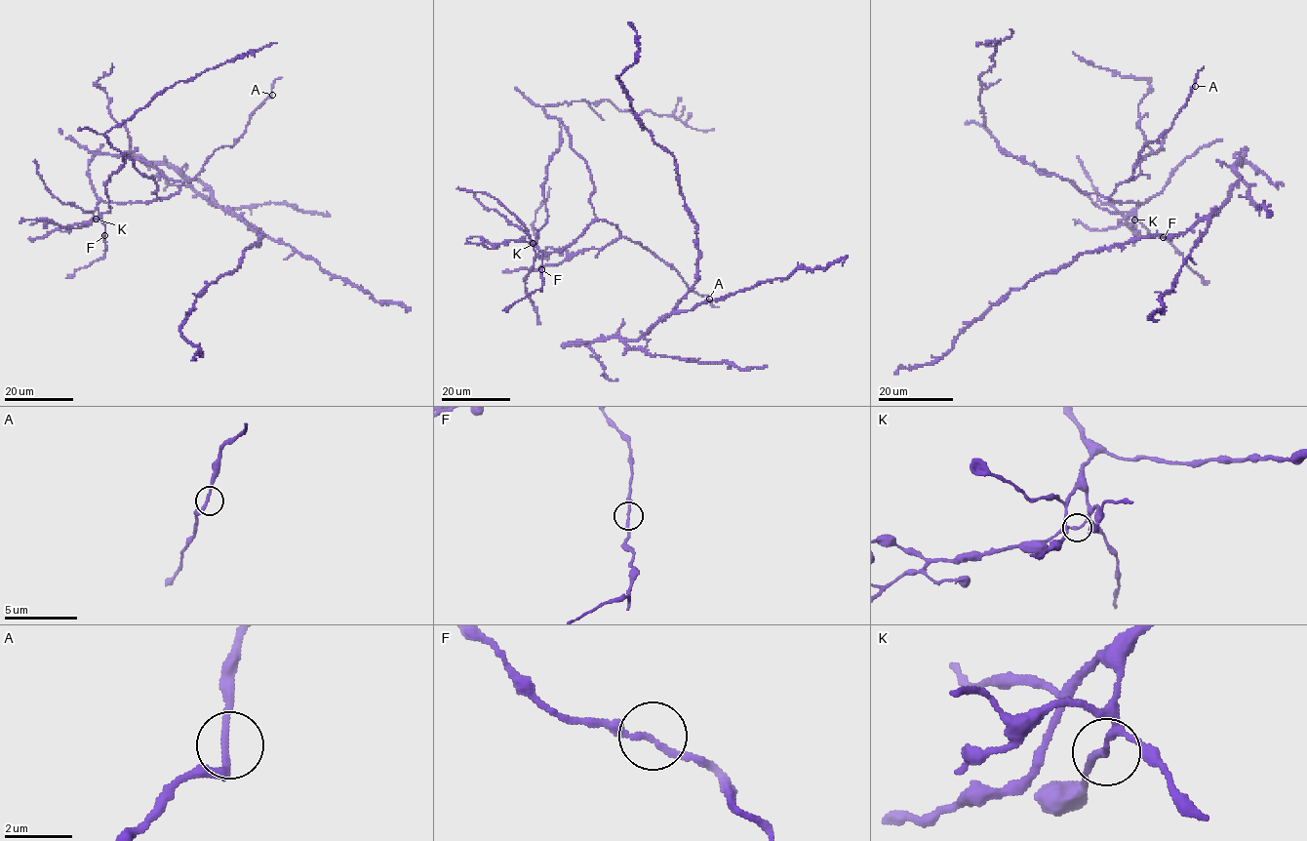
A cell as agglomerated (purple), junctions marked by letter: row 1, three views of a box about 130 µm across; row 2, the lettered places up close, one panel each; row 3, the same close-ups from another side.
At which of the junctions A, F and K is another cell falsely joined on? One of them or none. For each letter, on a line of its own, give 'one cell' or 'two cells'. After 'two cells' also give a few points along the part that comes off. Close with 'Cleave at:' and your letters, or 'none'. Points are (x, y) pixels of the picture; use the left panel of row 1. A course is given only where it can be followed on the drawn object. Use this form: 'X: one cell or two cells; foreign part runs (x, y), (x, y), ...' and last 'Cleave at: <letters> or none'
A: one cell
F: one cell
K: one cell
Cleave at: none

